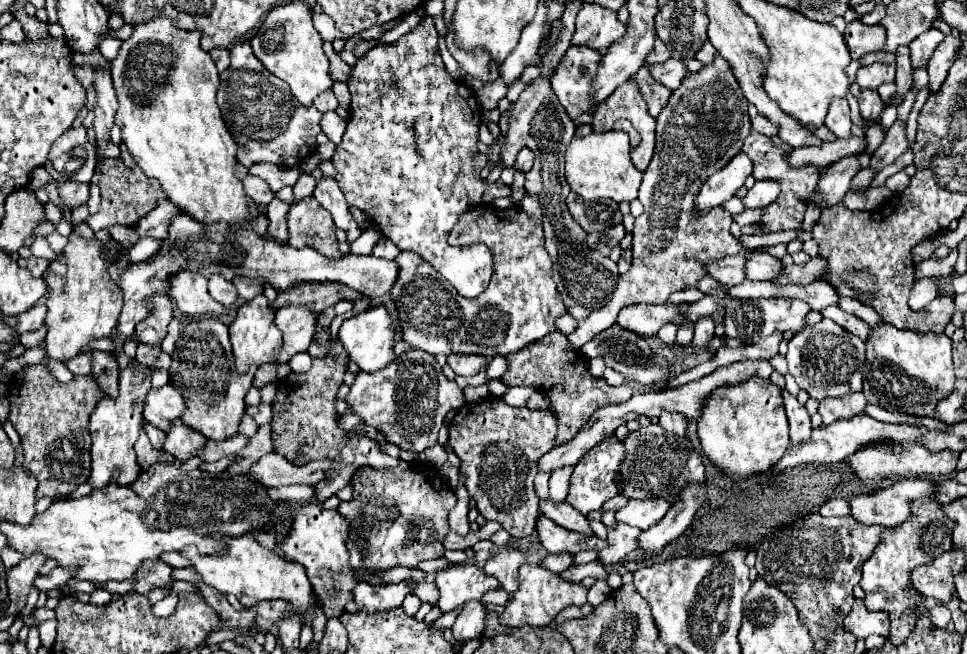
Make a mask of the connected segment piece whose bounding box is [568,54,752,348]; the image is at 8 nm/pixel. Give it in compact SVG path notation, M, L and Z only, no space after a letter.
M716 54L712 64L698 72L688 72L656 120L656 152L644 172L638 196L644 212L634 220L632 268L620 276L610 304L592 312L588 320L578 320L578 328L568 334L574 348L582 348L596 332L610 328L624 306L664 304L672 292L694 286L698 280L706 278L708 260L732 256L742 248L740 240L730 232L730 212L712 208L710 212L696 216L696 196L702 184L740 152L752 130L748 100L740 92L732 66Z

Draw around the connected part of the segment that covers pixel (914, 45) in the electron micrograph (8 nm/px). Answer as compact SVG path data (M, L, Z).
M932 28L914 39L908 45L911 52L912 66L914 68L927 66L929 59L944 37L945 35L940 30Z

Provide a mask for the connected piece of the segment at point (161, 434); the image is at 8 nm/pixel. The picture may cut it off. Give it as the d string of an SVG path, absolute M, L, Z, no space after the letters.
M148 424L148 426L146 426L146 434L148 434L152 446L158 448L158 450L162 450L162 444L164 444L164 440L166 440L166 432L160 430L160 428L156 428L156 426L152 426L152 424Z

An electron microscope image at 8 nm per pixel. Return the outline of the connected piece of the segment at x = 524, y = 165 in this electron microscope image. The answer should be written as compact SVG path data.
M522 148L522 150L518 152L518 158L516 158L514 168L520 170L520 172L528 172L528 170L532 168L532 160L534 160L532 152L528 152L528 148Z

